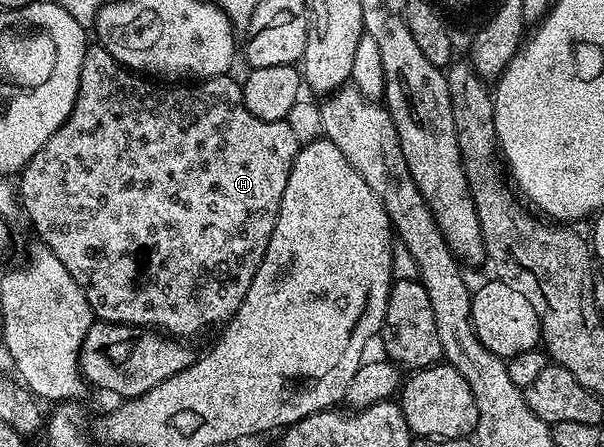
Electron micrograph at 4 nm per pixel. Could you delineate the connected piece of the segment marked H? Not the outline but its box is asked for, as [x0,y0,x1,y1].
[17,44,301,340]

